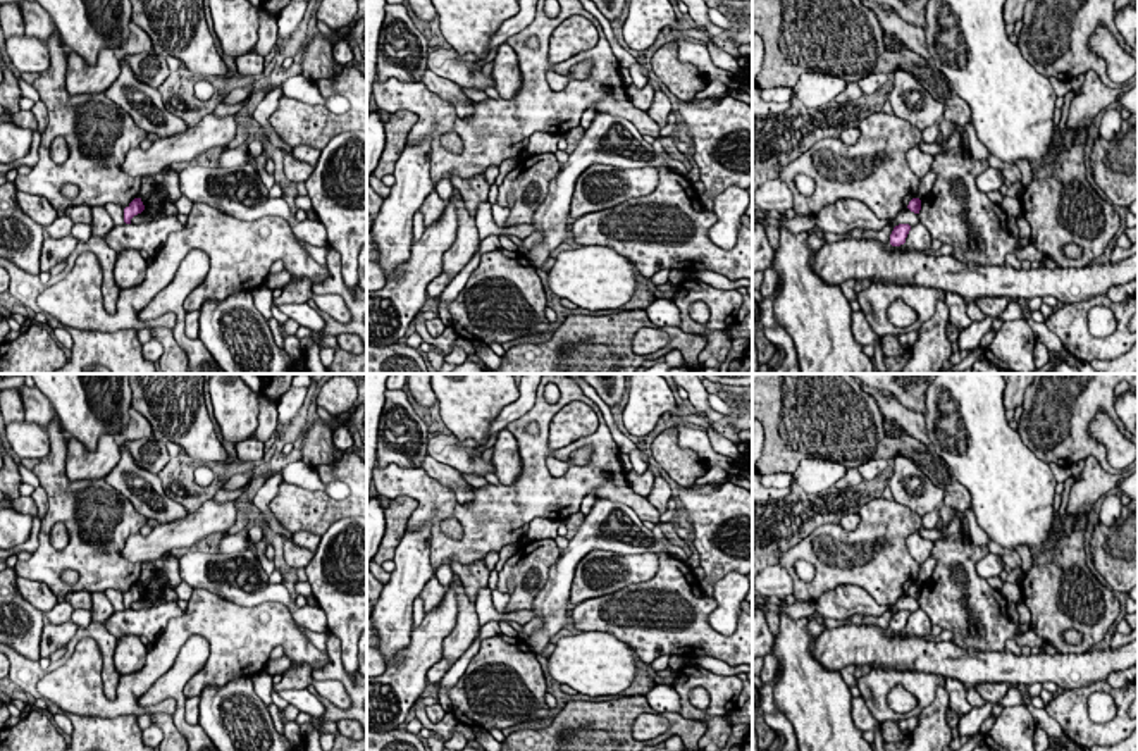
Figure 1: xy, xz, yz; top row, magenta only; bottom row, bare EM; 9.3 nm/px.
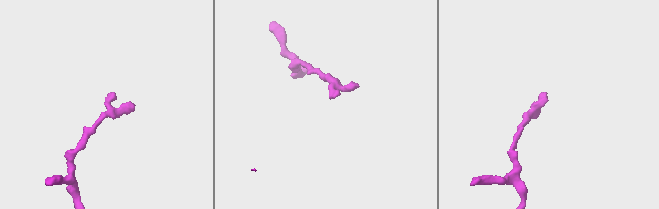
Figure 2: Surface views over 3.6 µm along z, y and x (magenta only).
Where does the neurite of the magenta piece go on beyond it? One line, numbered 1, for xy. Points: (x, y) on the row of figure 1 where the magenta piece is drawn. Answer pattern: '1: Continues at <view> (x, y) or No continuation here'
1: No continuation here

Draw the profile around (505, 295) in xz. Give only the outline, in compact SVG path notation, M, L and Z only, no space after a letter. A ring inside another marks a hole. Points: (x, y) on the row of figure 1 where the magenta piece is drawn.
M494 250L480 257L479 267L470 274L460 295L448 303L451 326L460 338L494 343L494 334L503 334L503 343L522 336L549 336L554 329L546 317L547 298L537 270L518 251Z

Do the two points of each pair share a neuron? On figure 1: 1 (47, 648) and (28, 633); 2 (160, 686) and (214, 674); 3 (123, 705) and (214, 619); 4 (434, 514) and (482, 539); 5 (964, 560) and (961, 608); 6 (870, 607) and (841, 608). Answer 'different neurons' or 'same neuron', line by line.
1: different neurons
2: different neurons
3: same neuron
4: same neuron
5: same neuron
6: same neuron

